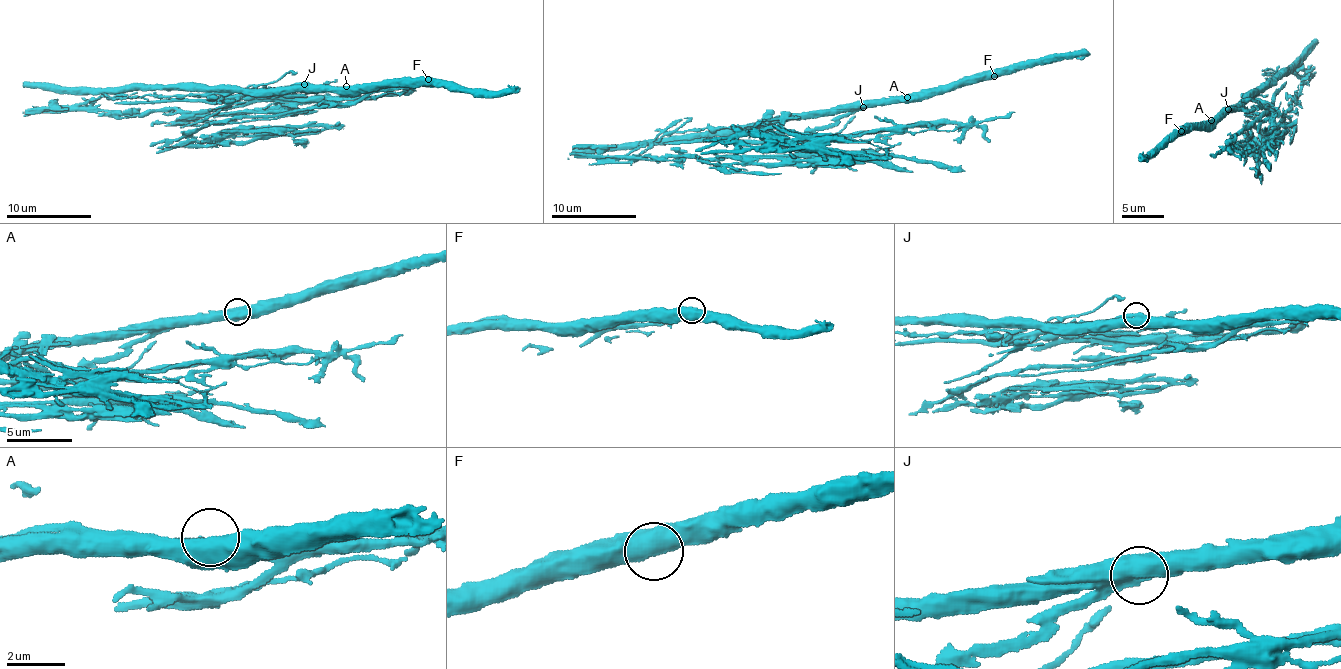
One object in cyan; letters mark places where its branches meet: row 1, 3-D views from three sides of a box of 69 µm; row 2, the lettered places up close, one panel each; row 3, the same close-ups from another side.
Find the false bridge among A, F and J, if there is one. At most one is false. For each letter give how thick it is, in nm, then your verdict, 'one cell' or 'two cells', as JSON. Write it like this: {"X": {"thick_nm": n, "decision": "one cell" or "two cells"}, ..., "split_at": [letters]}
{"A": {"thick_nm": 550, "decision": "one cell"}, "F": {"thick_nm": 550, "decision": "one cell"}, "J": {"thick_nm": 550, "decision": "two cells"}, "split_at": ["J"]}

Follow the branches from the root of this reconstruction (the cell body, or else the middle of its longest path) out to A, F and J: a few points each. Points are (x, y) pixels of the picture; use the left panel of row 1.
A: (277, 88), (346, 86)
F: (277, 88), (294, 86), (349, 89), (428, 79)
J: (277, 88), (304, 84)

